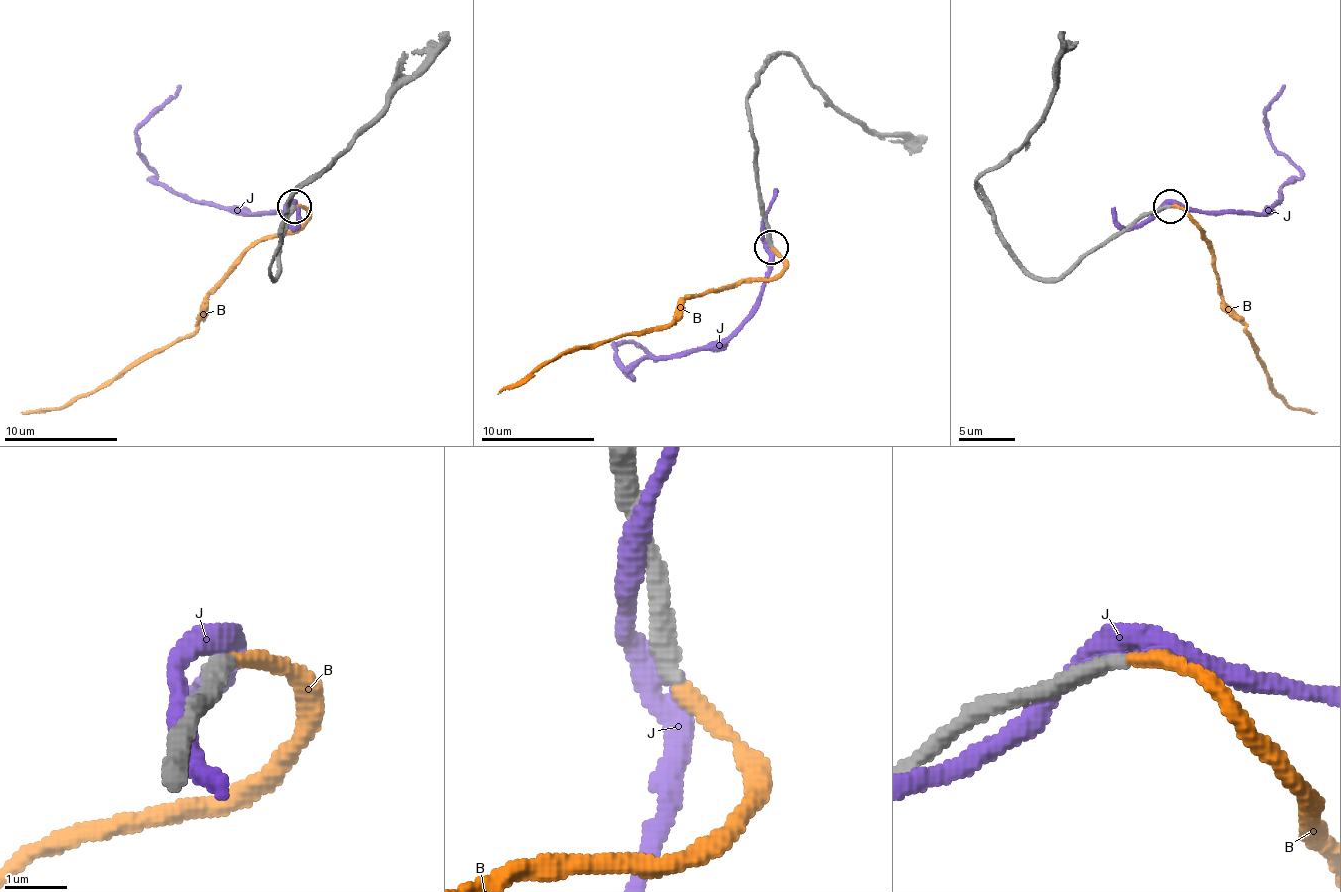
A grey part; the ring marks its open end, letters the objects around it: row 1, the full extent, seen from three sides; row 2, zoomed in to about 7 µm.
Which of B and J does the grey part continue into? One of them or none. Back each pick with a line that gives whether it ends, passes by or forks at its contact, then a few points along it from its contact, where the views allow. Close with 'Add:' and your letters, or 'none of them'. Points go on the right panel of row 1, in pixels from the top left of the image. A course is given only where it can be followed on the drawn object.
B: it ends; course (1170, 205), (1184, 210), (1201, 230), (1218, 293), (1250, 335), (1275, 392), (1292, 409), (1317, 411)
Add: B

